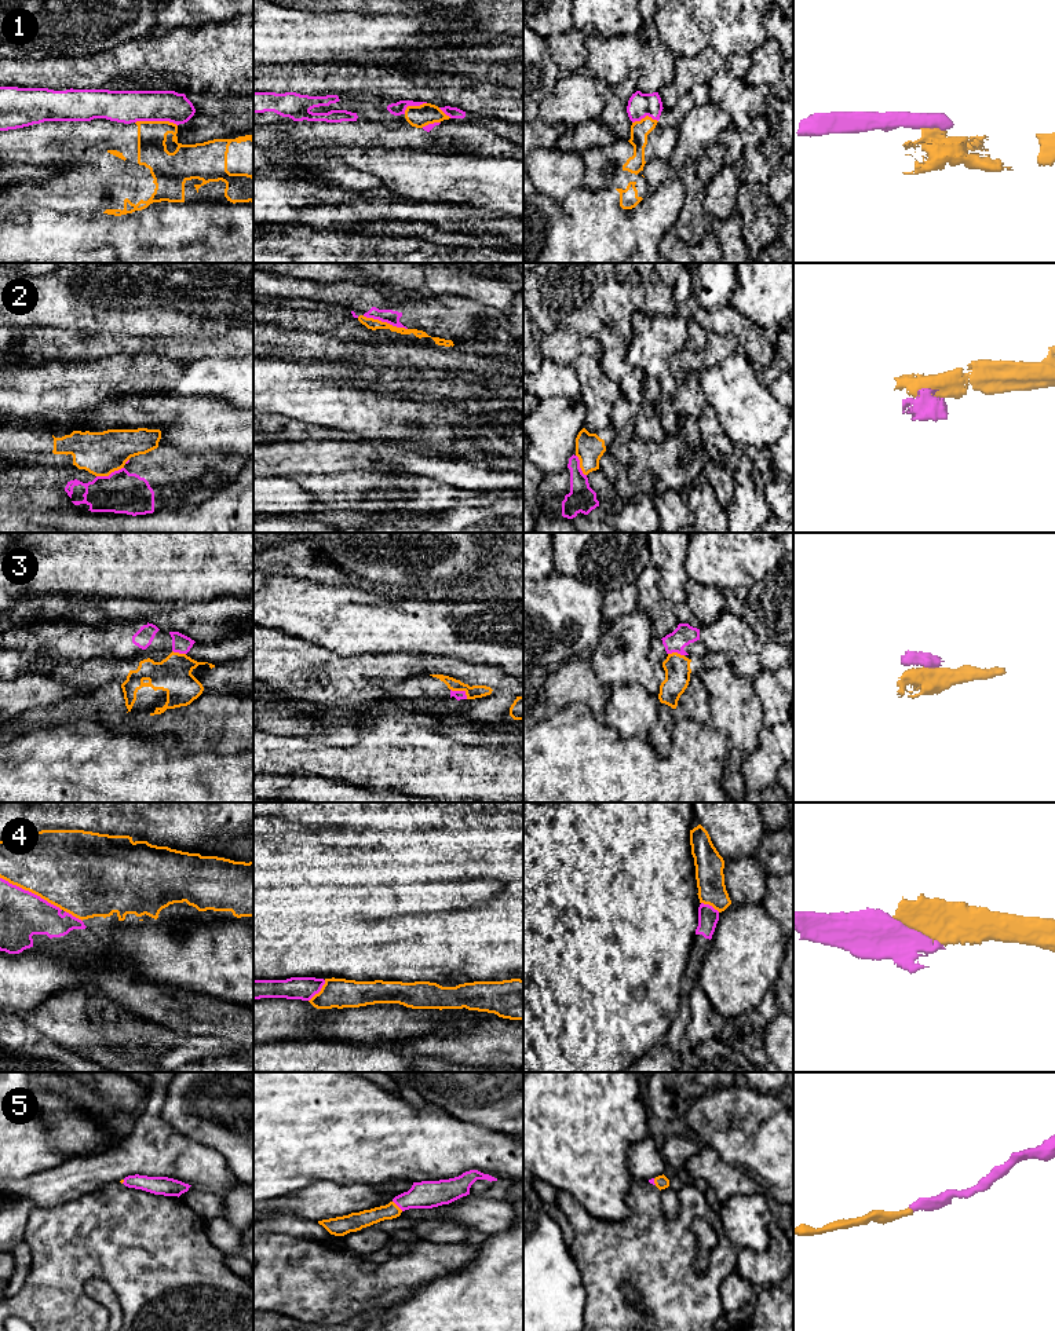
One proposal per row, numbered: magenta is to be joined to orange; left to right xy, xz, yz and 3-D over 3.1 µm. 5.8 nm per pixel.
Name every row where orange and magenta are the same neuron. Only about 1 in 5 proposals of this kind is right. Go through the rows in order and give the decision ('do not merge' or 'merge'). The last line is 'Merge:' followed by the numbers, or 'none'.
1: do not merge
2: do not merge
3: do not merge
4: do not merge
5: merge
Merge: 5

